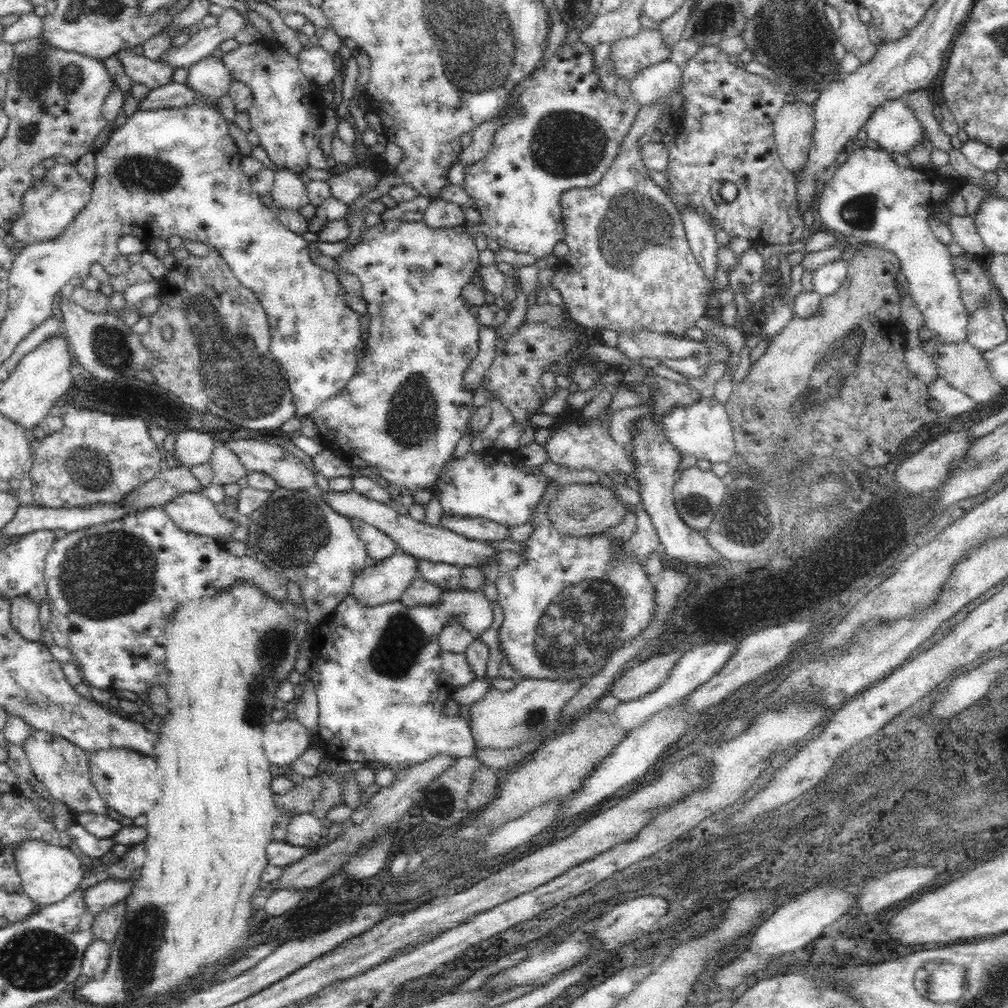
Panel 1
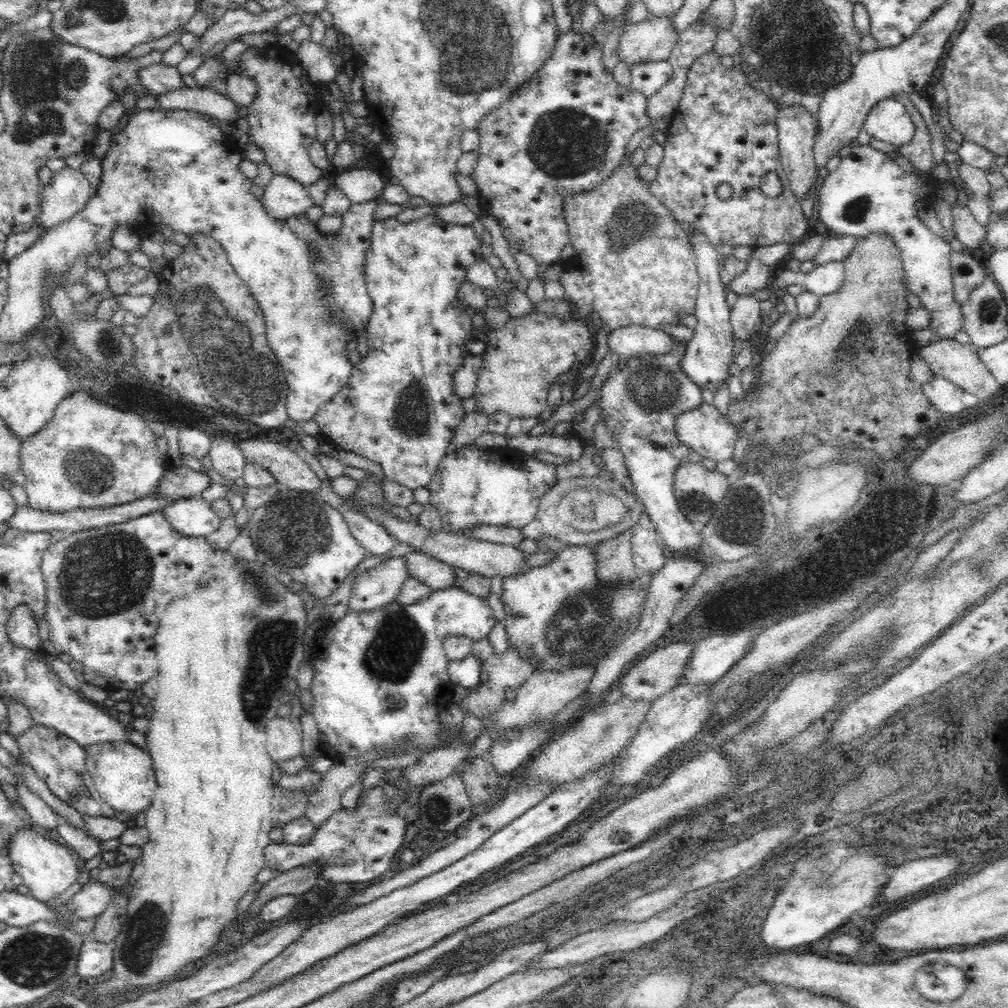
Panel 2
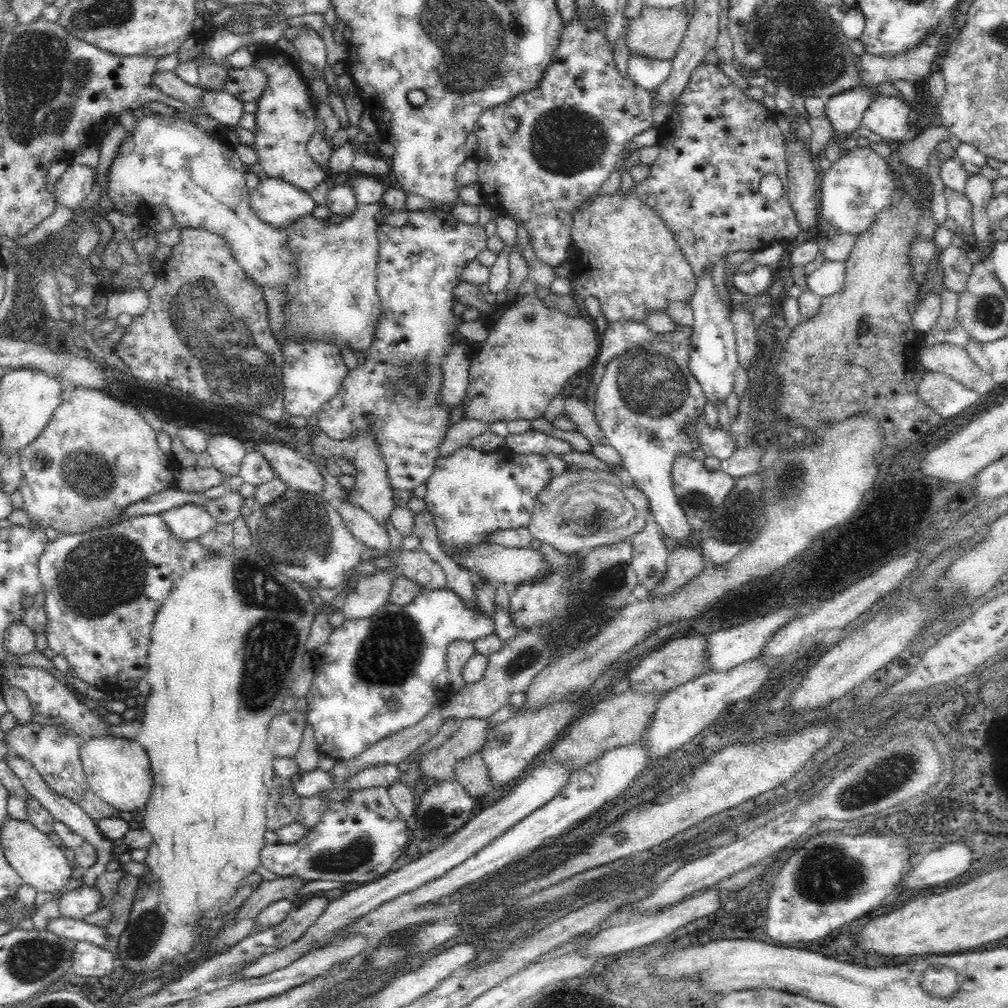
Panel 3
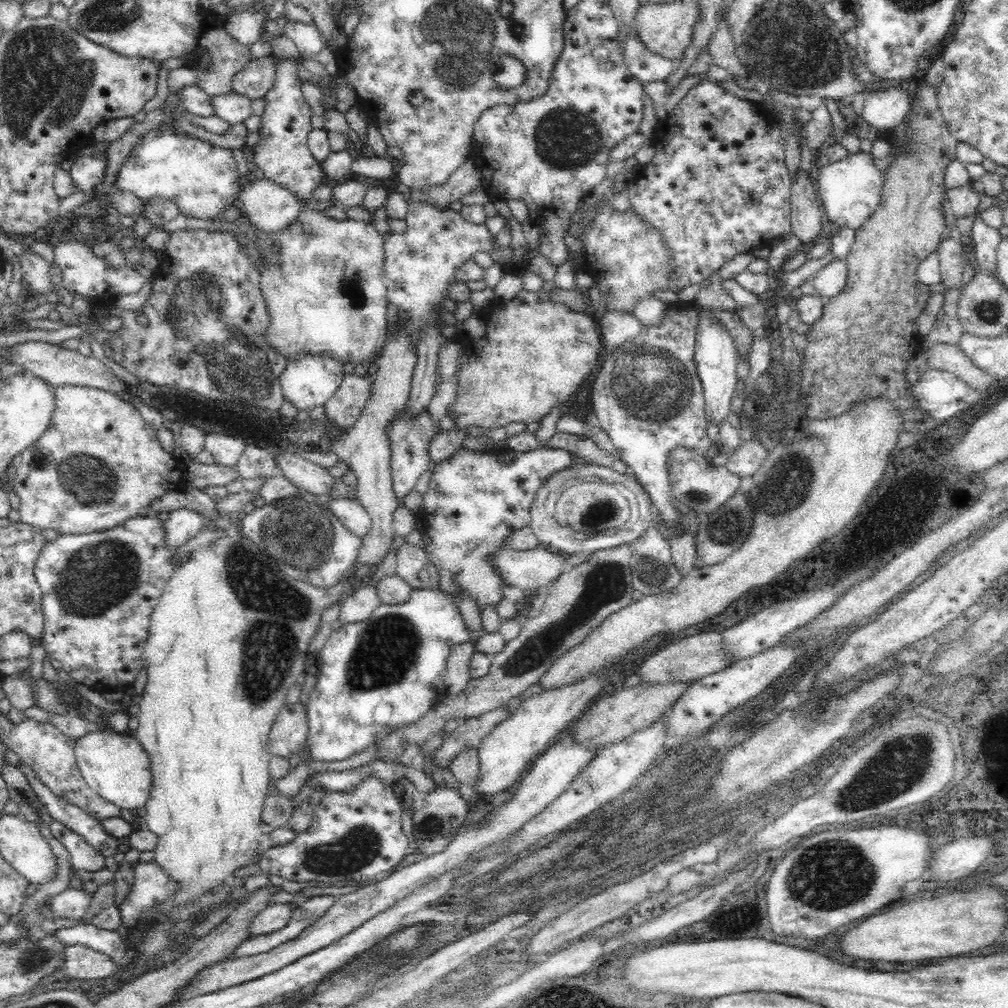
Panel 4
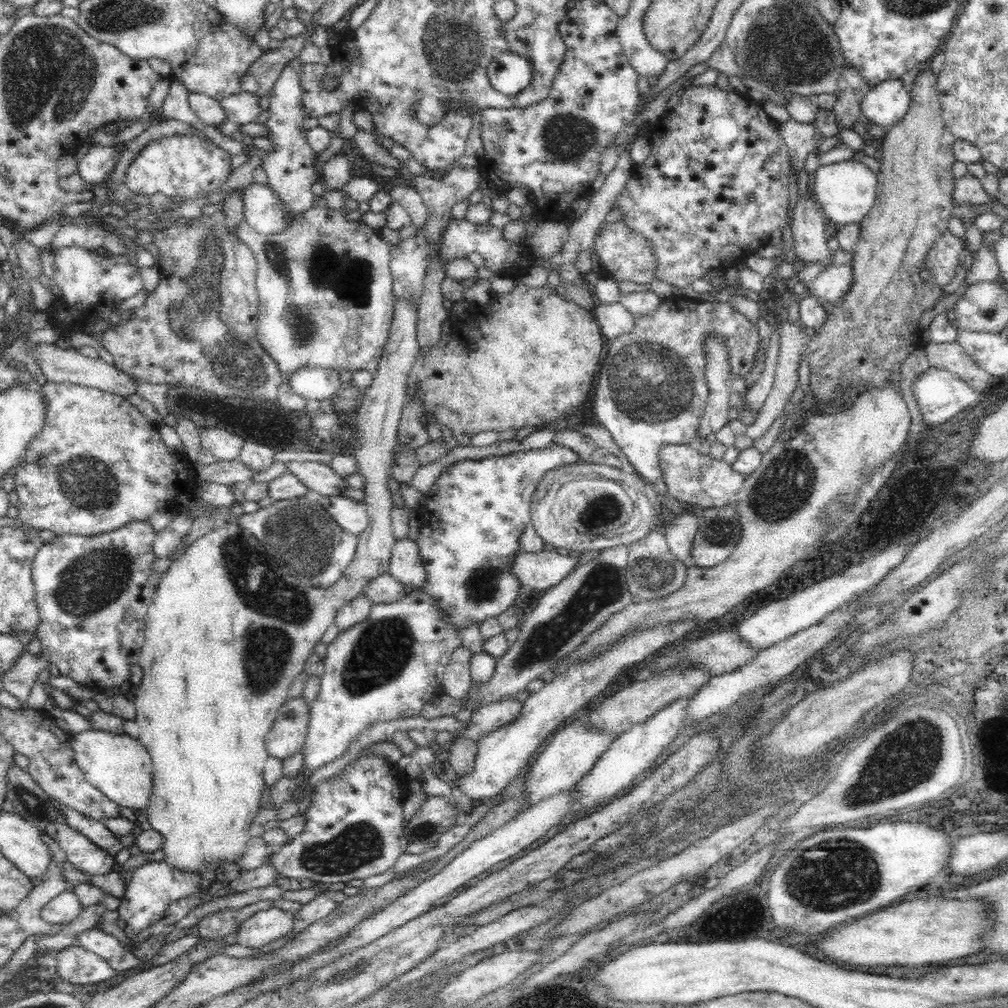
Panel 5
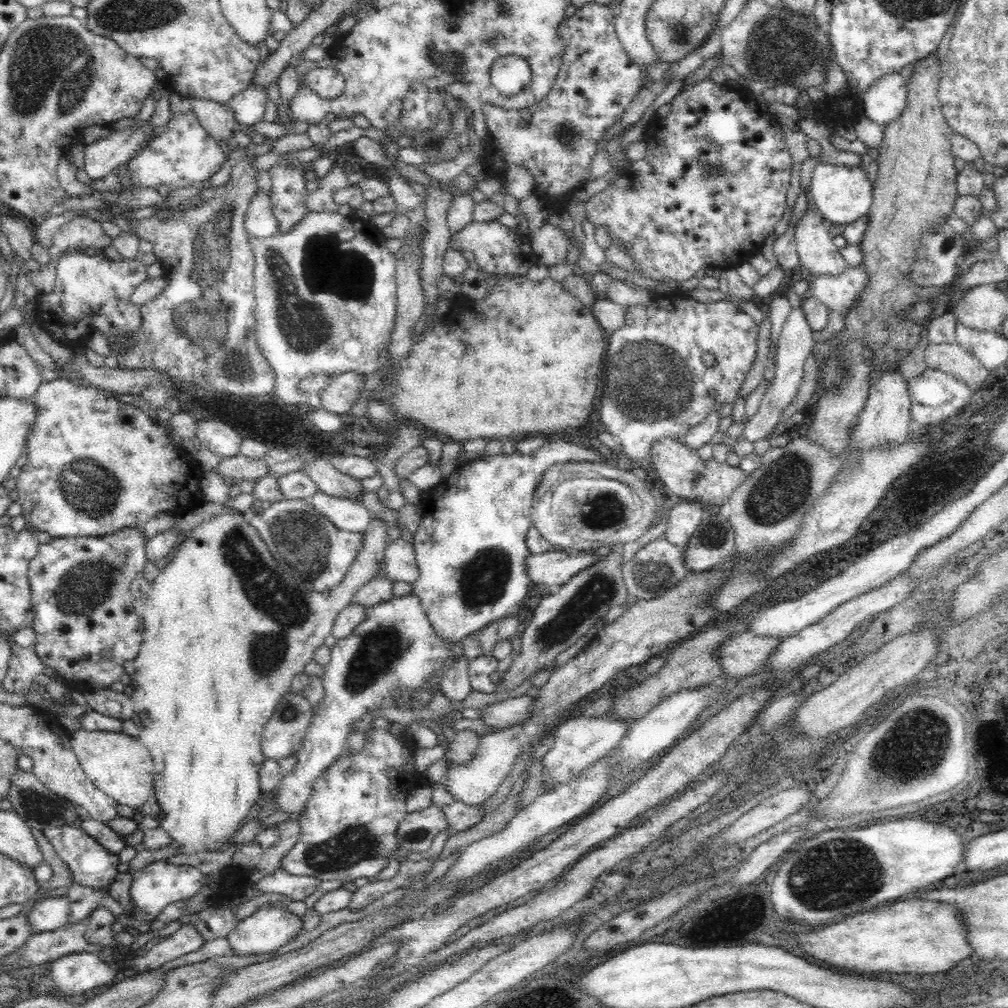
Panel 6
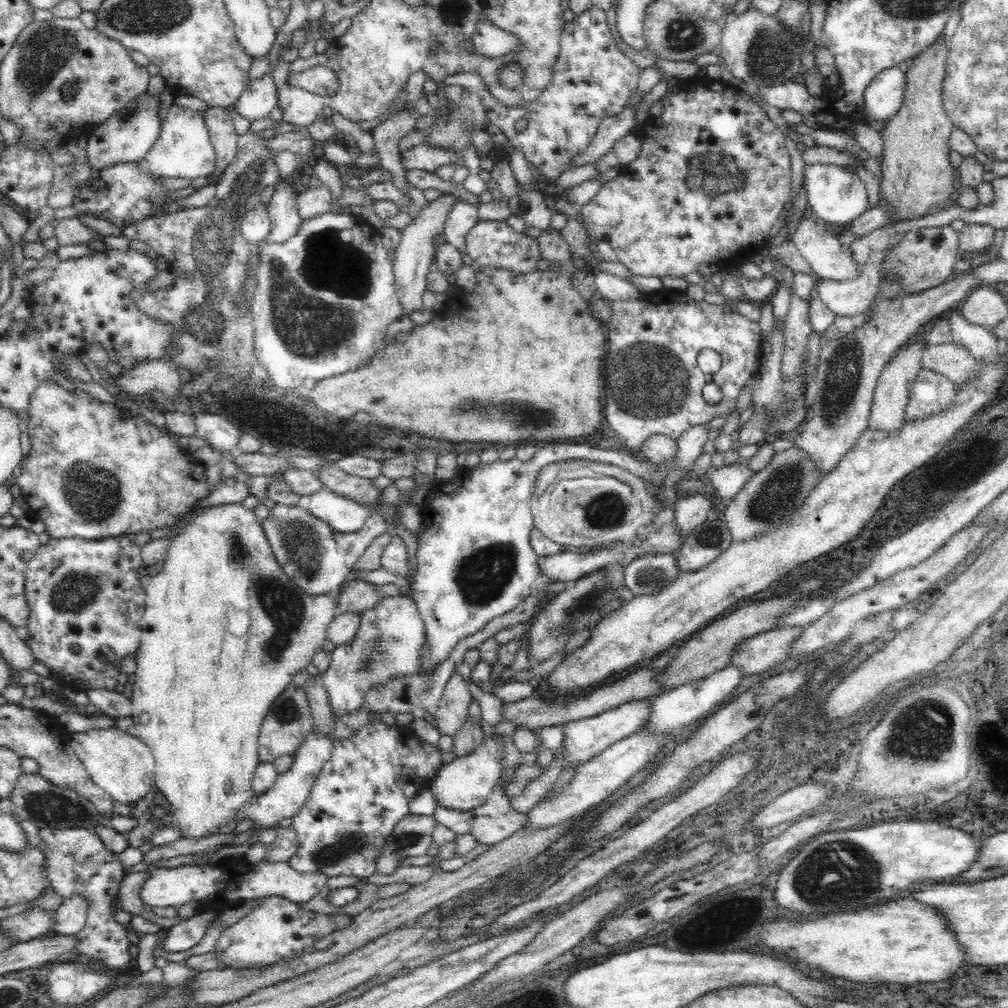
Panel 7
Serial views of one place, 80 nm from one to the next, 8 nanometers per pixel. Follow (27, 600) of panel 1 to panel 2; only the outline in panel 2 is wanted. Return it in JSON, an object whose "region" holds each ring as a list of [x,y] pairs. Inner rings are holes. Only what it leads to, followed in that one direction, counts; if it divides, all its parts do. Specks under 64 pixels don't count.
{"region":[[[18,604],[7,621],[8,638],[16,646],[40,648],[41,638],[38,632],[38,619],[27,604]]]}

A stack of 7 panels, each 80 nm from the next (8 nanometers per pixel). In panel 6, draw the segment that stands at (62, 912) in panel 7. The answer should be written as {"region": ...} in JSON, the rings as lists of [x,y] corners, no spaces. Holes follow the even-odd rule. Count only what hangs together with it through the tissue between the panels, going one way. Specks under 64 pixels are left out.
{"region":[[[74,883],[69,887],[66,896],[71,902],[69,919],[67,920],[69,924],[80,922],[82,916],[86,918],[90,912],[98,907],[106,907],[116,915],[123,913],[120,905],[107,892],[97,892],[95,888],[90,886],[82,886]]]}

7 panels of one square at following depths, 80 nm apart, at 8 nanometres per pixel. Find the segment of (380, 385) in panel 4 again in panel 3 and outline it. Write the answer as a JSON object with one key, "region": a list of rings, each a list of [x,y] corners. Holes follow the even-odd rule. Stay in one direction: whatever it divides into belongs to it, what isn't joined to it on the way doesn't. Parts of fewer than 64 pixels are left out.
{"region":[[[322,431],[314,432],[310,439],[312,445],[312,454],[314,456],[327,458],[328,456],[339,455],[346,458],[356,467],[358,474],[355,477],[354,488],[348,490],[345,499],[341,499],[335,503],[350,503],[354,506],[362,507],[370,516],[373,516],[378,524],[386,524],[390,512],[394,510],[394,502],[392,501],[392,489],[388,474],[382,461],[382,457],[378,455],[378,443],[374,439],[374,435],[370,431],[360,431],[355,439],[346,439],[338,441],[325,435]]]}

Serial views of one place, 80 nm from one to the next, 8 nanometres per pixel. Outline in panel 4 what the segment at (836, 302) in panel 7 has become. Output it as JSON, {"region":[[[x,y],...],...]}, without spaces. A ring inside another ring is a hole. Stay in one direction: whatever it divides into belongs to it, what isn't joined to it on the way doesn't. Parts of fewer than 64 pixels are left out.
{"region":[[[846,258],[831,260],[826,265],[820,267],[810,280],[821,298],[836,296],[846,286]]]}

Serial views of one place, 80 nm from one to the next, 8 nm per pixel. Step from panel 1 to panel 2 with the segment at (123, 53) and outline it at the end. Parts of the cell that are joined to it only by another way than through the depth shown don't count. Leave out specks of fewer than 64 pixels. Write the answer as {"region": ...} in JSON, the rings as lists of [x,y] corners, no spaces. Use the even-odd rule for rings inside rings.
{"region":[[[163,62],[150,64],[138,70],[140,83],[155,95],[185,86],[180,75],[176,66],[166,65]]]}

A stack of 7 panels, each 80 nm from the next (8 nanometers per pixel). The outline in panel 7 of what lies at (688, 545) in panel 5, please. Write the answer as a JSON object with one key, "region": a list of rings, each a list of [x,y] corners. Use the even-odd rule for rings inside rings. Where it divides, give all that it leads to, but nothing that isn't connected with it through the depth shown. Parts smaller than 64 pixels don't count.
{"region":[[[700,492],[680,495],[671,506],[674,511],[674,523],[678,535],[683,540],[699,525],[711,516],[710,498]]]}

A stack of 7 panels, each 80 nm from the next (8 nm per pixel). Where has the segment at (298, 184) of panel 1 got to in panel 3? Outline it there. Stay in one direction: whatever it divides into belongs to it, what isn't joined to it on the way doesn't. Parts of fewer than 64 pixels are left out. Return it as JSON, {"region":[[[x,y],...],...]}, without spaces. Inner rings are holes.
{"region":[[[276,177],[260,181],[251,193],[254,212],[276,228],[285,228],[300,216],[310,215],[316,206],[309,193]]]}

